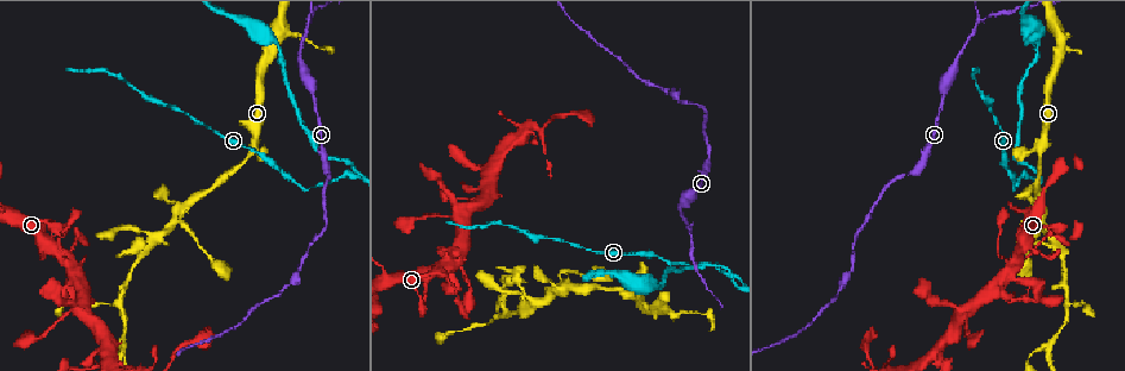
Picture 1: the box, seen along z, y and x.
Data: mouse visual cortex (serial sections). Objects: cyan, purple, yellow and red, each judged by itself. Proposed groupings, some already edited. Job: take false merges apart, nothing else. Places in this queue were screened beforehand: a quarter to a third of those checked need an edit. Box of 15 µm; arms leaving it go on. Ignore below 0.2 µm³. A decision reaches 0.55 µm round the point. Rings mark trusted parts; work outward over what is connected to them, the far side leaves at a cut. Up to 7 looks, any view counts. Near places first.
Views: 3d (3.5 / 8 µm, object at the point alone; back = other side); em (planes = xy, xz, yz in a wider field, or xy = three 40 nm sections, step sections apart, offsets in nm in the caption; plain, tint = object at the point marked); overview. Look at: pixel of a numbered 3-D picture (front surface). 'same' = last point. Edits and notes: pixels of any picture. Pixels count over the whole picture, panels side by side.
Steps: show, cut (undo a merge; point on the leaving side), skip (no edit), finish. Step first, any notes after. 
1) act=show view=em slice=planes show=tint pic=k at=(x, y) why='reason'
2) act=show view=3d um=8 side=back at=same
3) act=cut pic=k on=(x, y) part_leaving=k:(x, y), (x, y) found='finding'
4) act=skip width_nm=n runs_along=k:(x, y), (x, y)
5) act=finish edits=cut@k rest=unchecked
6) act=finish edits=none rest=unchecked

act=show view=3d um=3.5 pic=1 at=(563, 289) why='arms part here'

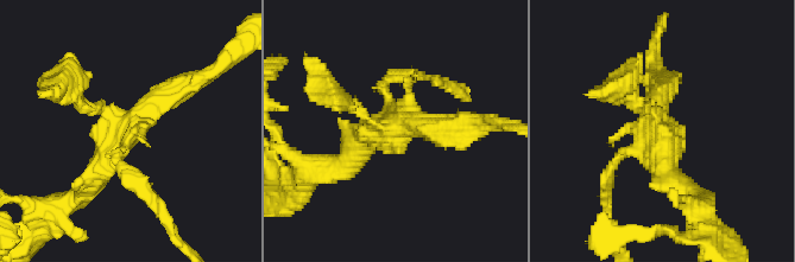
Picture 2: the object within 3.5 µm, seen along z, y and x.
act=show view=em slice=xy step=5 show=tint pic=2 at=(131, 127)

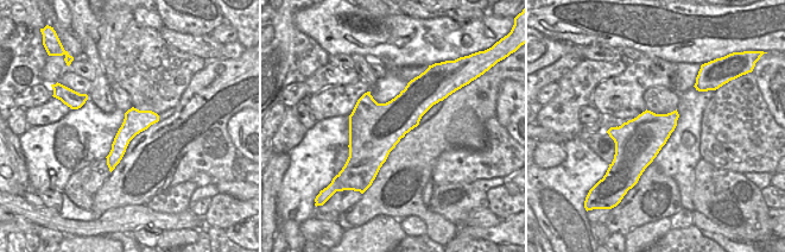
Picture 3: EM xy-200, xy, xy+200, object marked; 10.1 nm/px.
act=skip runs_along=2:(197, 82), (143, 114), (92, 184) found='continuous, no second cell'

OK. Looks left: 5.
act=show view=3d um=3.5 pic=1 at=(1035, 167) why='abrupt turn'

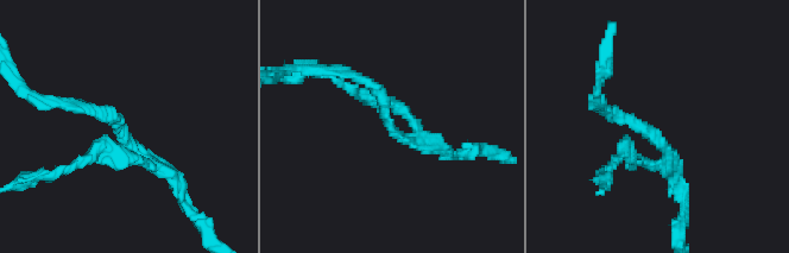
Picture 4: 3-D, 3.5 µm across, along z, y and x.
act=show view=em slice=xy step=1 show=tint pic=4 at=(393, 127) why='now the EM'

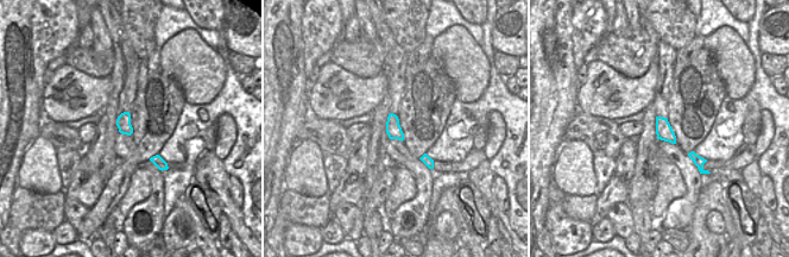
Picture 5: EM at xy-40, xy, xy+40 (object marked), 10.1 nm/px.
act=cut pic=4 on=(683, 194) arms=3 arm_widths_nm=150,150,150 part_leaving=4:(663, 163), (657, 138), (603, 108) found='a second cell is stuck on'

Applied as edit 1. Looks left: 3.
act=show view=3d um=3.5 side=back pic=1 at=(979, 18) why='a fork'

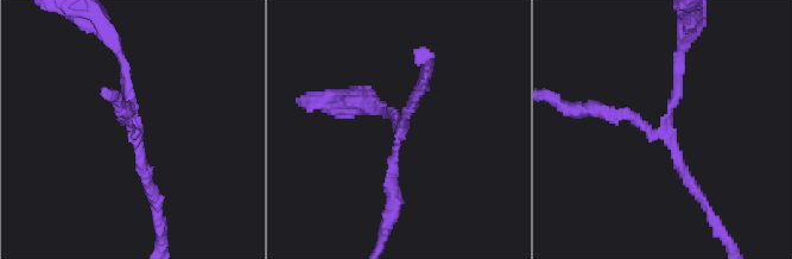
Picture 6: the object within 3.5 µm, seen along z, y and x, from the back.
act=show view=em slice=xy step=5 show=tint pic=6 at=(135, 134) arms=3 arm_widths_nm=100,150,150 why='now the EM'

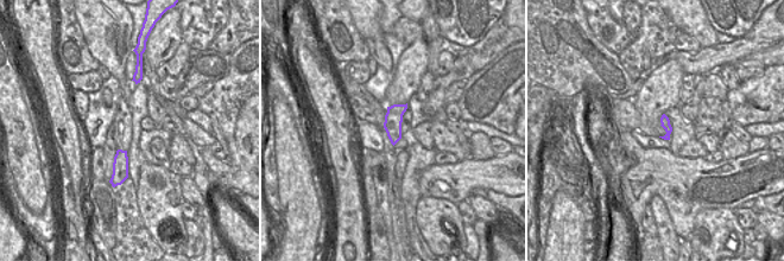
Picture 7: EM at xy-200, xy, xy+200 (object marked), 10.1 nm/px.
act=cut pic=6 on=(392, 181) part_leaving=6:(396, 141), (392, 218), (380, 242) found='two cells meet here'

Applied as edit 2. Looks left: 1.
act=finish edits=cut@4,cut@6 rest=unchecked

